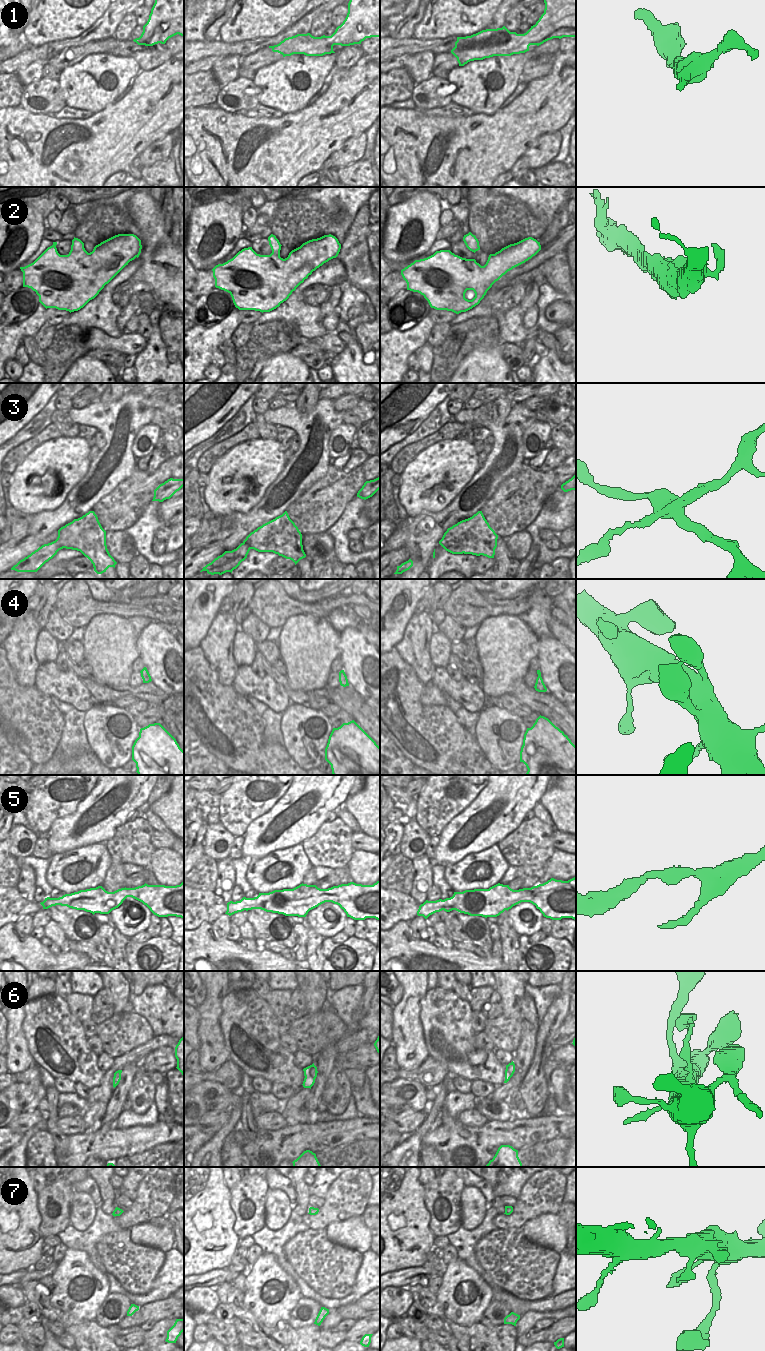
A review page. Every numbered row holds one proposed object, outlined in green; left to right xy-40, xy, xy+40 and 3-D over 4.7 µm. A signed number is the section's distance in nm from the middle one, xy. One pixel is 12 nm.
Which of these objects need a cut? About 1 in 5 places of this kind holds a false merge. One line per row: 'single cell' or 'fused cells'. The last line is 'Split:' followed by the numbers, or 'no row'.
1: single cell
2: single cell
3: fused cells
4: single cell
5: single cell
6: single cell
7: single cell
Split: 3

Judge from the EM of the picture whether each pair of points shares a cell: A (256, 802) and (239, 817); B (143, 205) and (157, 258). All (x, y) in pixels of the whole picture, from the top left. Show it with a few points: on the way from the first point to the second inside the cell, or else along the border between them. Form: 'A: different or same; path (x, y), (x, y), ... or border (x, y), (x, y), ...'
A: same; path (252, 804), (243, 813)
B: same; path (149, 219), (151, 223), (151, 246)

